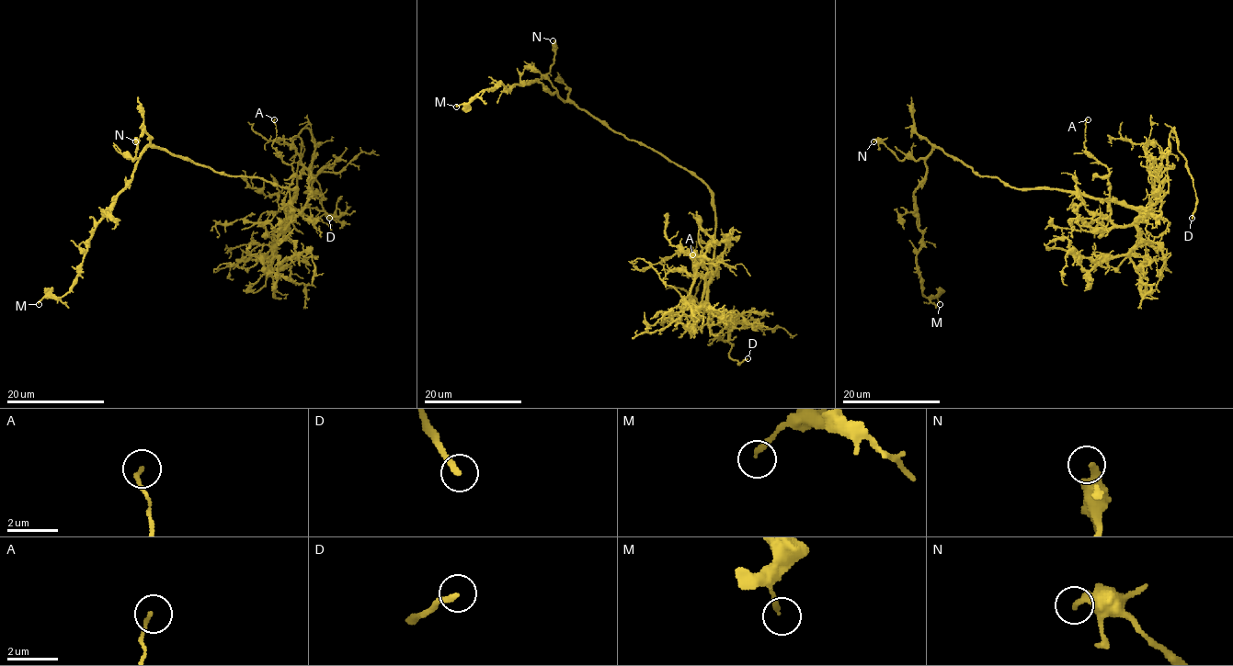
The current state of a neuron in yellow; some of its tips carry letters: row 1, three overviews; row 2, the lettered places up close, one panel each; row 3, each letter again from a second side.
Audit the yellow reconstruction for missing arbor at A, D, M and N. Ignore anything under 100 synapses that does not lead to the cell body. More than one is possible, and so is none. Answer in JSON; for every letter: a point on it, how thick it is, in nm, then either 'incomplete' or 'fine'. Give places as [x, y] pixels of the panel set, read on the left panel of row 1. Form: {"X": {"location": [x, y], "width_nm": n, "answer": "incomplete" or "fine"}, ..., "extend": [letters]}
{"A": {"location": [274, 119], "width_nm": 130, "answer": "fine"}, "D": {"location": [329, 218], "width_nm": 220, "answer": "incomplete"}, "M": {"location": [39, 304], "width_nm": 190, "answer": "fine"}, "N": {"location": [135, 141], "width_nm": 360, "answer": "fine"}, "extend": ["D"]}

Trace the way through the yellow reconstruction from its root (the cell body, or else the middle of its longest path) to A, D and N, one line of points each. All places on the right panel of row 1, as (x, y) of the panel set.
A: (1001, 182), (1114, 198), (1138, 213), (1130, 224), (1111, 220), (1108, 169), (1086, 151), (1088, 119)
D: (1001, 182), (1019, 189), (1063, 189), (1148, 207), (1168, 189), (1168, 138), (1173, 128), (1195, 190), (1192, 218)
N: (1001, 182), (976, 174), (941, 149), (934, 147), (918, 160), (910, 156), (899, 160), (883, 143), (873, 141)

